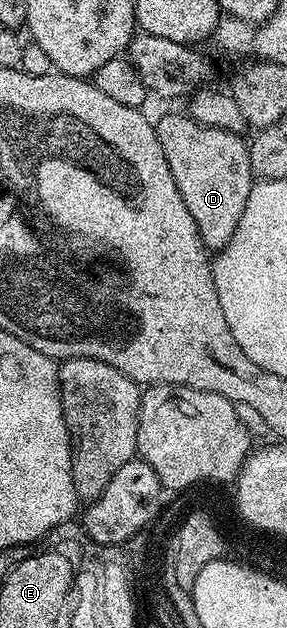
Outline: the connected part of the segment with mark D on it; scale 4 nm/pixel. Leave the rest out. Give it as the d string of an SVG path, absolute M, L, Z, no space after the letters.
M170 112L156 120L158 141L164 150L164 158L168 158L168 170L172 170L172 178L176 178L176 190L180 190L180 198L184 198L184 206L188 206L188 214L192 214L192 222L196 222L202 245L207 250L221 250L232 238L236 226L240 222L240 214L244 214L244 202L248 202L250 185L256 177L250 171L250 145L239 133L229 132L223 128L213 128L207 124L197 124L189 115Z

